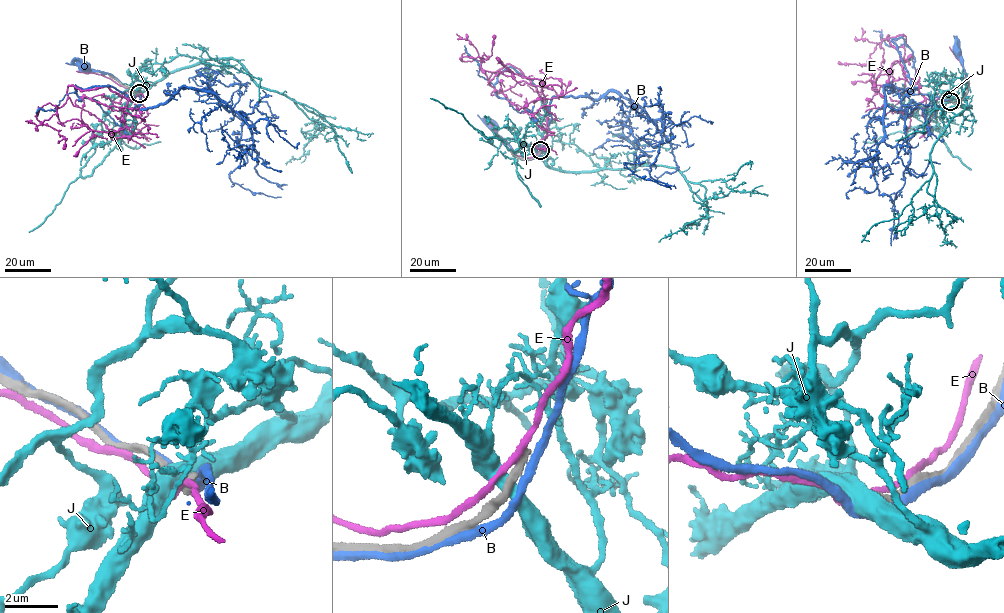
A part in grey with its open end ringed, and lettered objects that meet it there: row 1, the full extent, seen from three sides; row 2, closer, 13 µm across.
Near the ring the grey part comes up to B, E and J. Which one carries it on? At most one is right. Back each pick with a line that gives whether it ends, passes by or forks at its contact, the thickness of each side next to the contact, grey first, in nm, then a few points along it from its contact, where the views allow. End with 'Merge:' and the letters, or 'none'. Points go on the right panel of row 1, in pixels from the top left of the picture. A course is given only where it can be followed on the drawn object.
Merge: none

